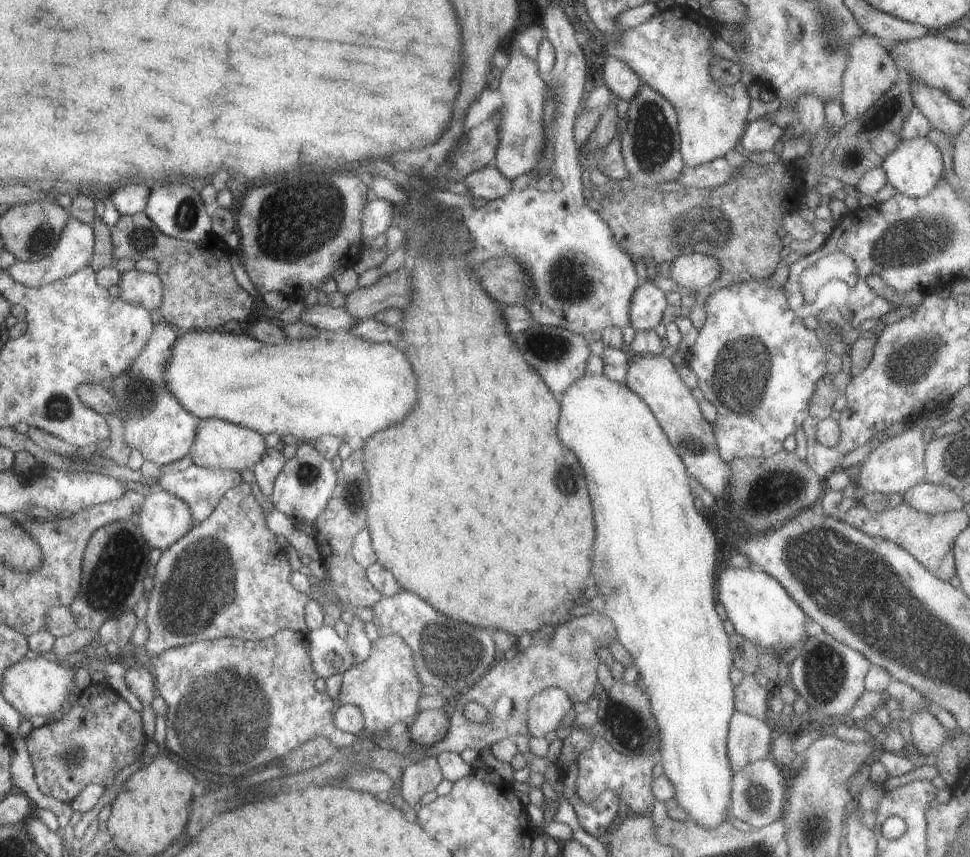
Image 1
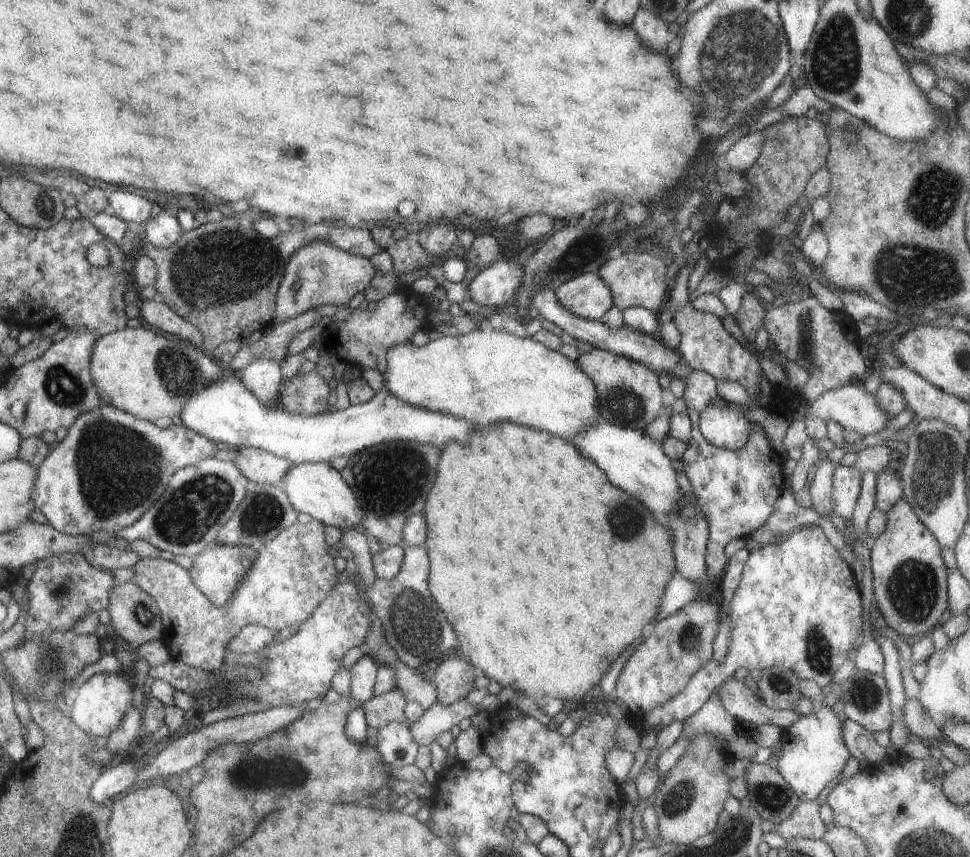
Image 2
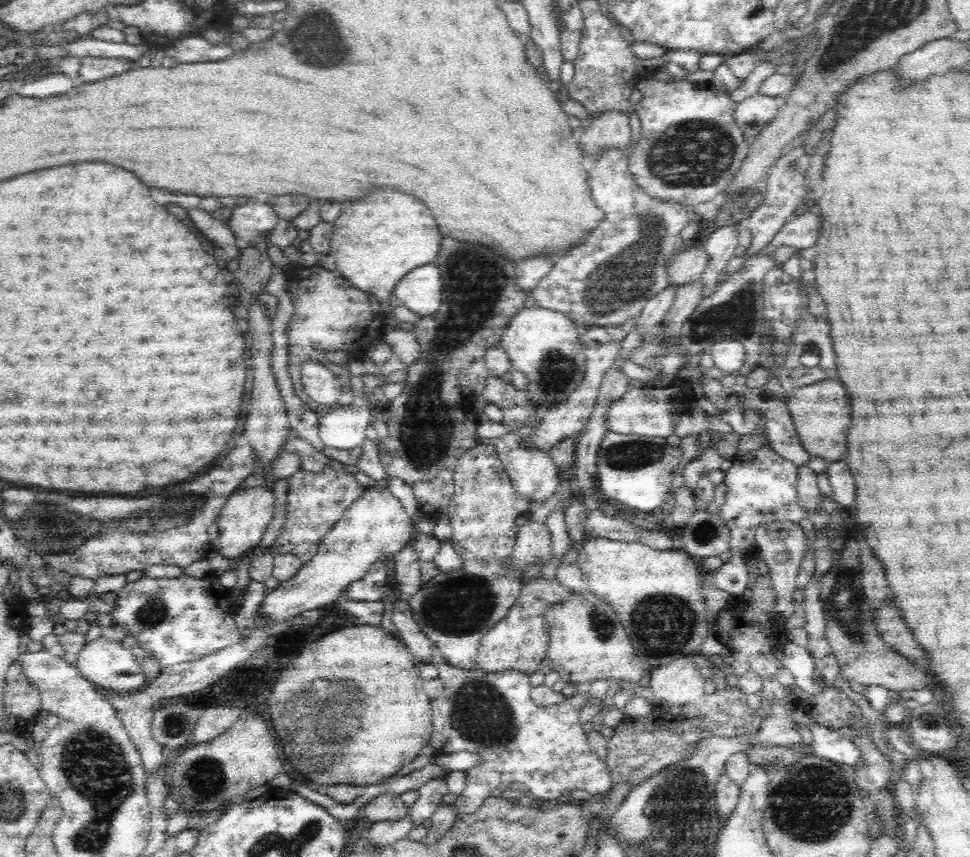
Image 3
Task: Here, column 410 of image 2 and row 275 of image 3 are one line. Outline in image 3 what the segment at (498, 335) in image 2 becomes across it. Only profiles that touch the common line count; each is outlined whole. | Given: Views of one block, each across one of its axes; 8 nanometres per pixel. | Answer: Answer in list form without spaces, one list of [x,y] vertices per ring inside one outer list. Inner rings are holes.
[[[374,190],[364,200],[350,204],[335,220],[331,255],[339,275],[381,304],[389,302],[406,274],[436,262],[440,244],[442,236],[424,204],[402,192]]]

